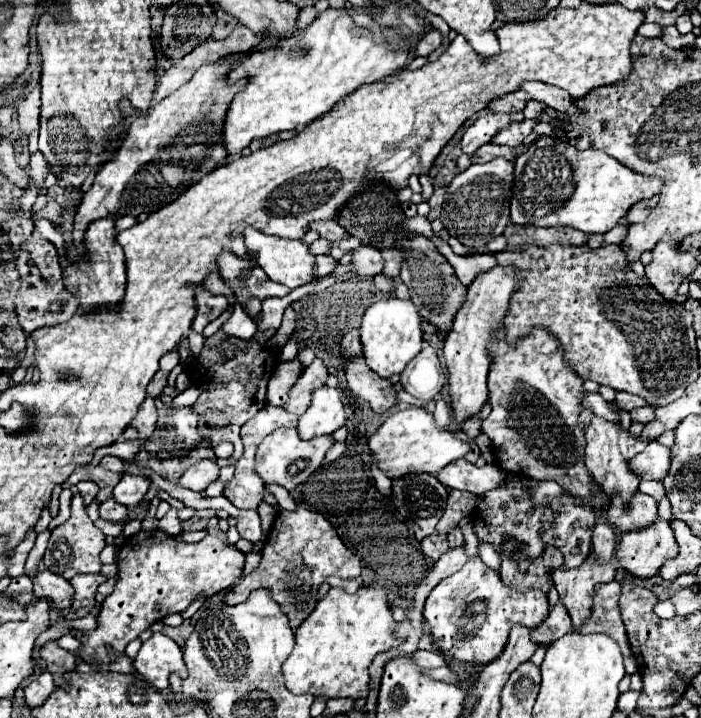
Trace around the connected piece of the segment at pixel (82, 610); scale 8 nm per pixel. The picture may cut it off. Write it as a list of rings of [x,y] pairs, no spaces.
[[[76,575],[70,585],[74,587],[74,595],[72,595],[72,605],[70,605],[70,615],[67,619],[78,619],[90,613],[90,609],[94,607],[94,595],[100,583],[104,583],[106,577],[102,575]]]

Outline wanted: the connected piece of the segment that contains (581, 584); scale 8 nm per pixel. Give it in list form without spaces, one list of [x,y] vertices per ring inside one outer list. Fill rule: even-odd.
[[[590,551],[584,563],[576,569],[558,567],[552,571],[554,587],[558,589],[562,603],[570,611],[574,627],[578,627],[582,619],[590,615],[594,585],[612,581],[614,577],[616,577],[616,567],[612,563],[600,563],[594,551]]]

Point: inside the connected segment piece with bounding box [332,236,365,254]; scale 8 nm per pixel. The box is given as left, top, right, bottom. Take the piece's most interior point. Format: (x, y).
(351, 243)

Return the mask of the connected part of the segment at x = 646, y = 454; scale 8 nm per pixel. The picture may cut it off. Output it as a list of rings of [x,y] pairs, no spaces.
[[[652,441],[646,449],[628,461],[640,479],[664,479],[670,469],[670,449]]]

